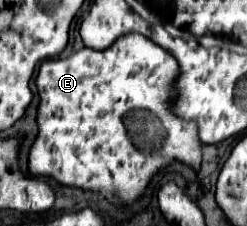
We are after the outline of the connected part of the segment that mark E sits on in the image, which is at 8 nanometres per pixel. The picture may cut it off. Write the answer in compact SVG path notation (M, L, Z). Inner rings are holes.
M136 33L120 37L104 51L84 47L69 57L46 59L40 65L36 79L42 99L38 105L40 133L28 157L30 173L36 177L54 177L62 185L104 191L107 197L122 197L125 204L131 205L146 189L152 175L170 165L174 159L198 169L202 143L196 127L170 113L172 81L176 73L178 63L174 57L148 37Z

